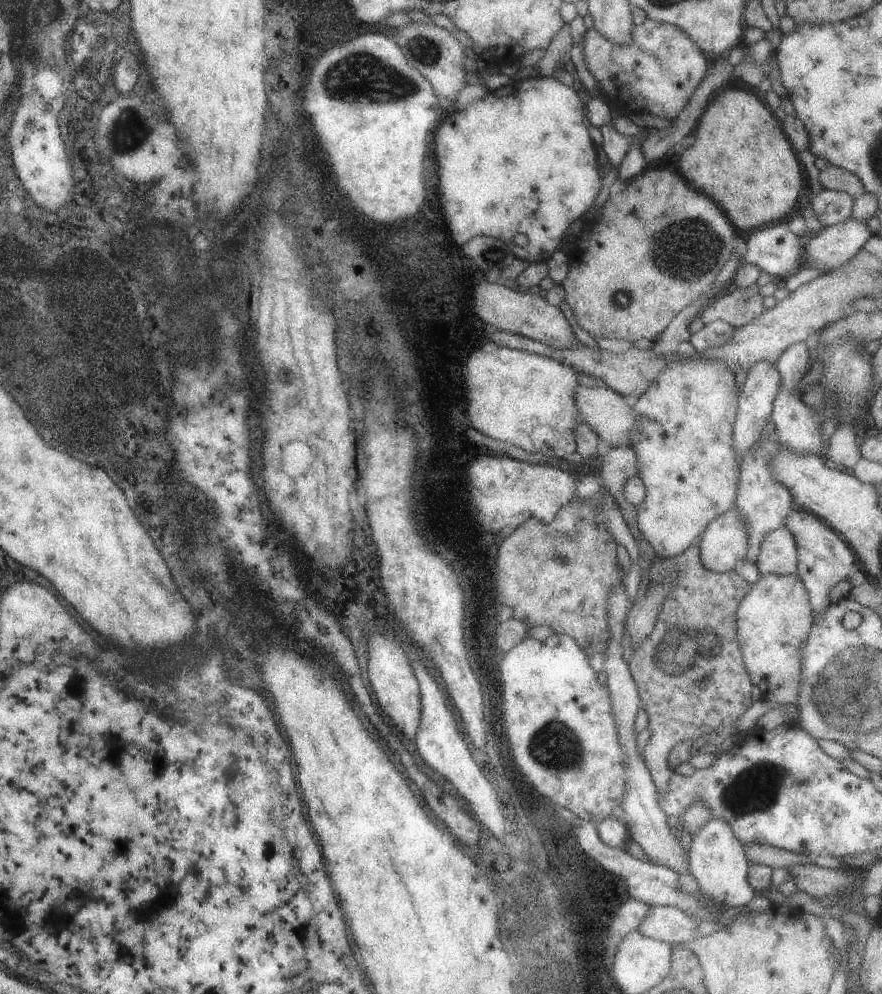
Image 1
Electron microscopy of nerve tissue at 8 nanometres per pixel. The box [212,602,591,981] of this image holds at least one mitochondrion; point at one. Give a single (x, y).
(556, 748)

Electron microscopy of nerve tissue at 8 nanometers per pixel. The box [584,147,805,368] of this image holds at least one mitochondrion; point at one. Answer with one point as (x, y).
(670, 252)

